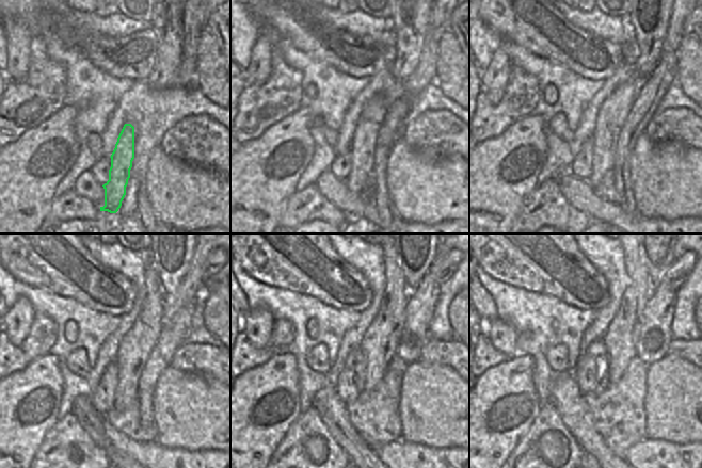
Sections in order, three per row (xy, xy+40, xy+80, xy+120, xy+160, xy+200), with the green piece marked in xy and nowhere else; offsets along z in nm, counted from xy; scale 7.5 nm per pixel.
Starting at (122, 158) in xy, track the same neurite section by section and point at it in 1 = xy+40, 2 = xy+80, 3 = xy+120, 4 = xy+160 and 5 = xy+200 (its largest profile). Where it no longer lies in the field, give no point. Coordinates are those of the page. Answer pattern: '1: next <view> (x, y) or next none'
1: next xy+40 (363, 147)
2: next xy+80 (613, 111)
3: next xy+120 (138, 343)
4: next xy+160 (380, 341)
5: next xy+200 (621, 336)

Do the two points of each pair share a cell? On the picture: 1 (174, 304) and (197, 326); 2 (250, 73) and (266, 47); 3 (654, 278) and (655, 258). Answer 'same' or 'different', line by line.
1: different
2: same
3: same

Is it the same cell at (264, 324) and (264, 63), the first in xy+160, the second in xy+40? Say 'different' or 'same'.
same

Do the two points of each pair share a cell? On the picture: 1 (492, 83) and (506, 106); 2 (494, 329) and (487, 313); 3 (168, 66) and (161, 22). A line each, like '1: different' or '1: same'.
1: different
2: different
3: same

